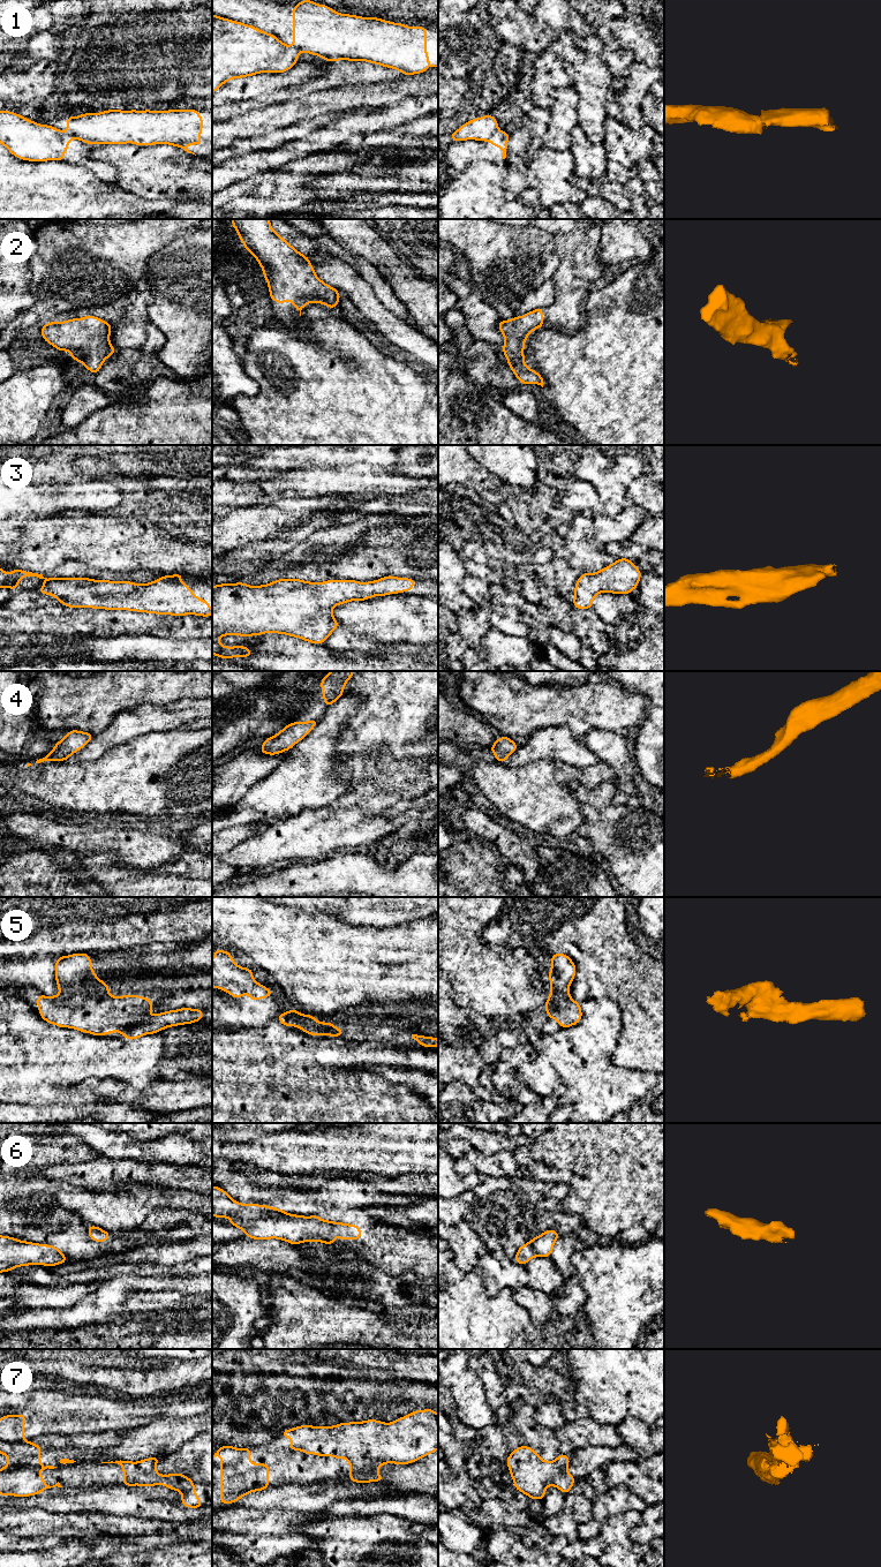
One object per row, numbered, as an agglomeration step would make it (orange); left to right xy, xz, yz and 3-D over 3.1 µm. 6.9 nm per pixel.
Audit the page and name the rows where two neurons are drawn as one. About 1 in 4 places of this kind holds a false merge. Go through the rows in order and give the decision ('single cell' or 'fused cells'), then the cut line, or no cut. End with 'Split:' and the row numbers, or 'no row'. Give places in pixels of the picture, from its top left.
1: fused cells | yz (497, 128), (487, 140)
2: single cell | no cut
3: single cell | no cut
4: single cell | no cut
5: single cell | no cut
6: single cell | no cut
7: single cell | no cut
Split: 1

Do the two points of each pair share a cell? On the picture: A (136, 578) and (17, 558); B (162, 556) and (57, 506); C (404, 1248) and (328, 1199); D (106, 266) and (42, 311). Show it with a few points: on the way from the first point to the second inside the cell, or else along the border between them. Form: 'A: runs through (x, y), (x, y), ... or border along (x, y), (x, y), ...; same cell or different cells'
A: border along (88, 565), (63, 560), (52, 570), (42, 573); different cells
B: border along (59, 514), (32, 519); different cells
C: border along (363, 1207), (346, 1210), (328, 1207), (318, 1213); different cells
D: runs through (90, 266), (58, 295); same cell

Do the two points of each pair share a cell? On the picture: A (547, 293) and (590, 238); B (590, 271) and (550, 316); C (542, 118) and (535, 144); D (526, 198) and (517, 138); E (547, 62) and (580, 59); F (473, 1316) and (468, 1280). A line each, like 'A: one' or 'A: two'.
A: two
B: one
C: one
D: two
E: two
F: one

